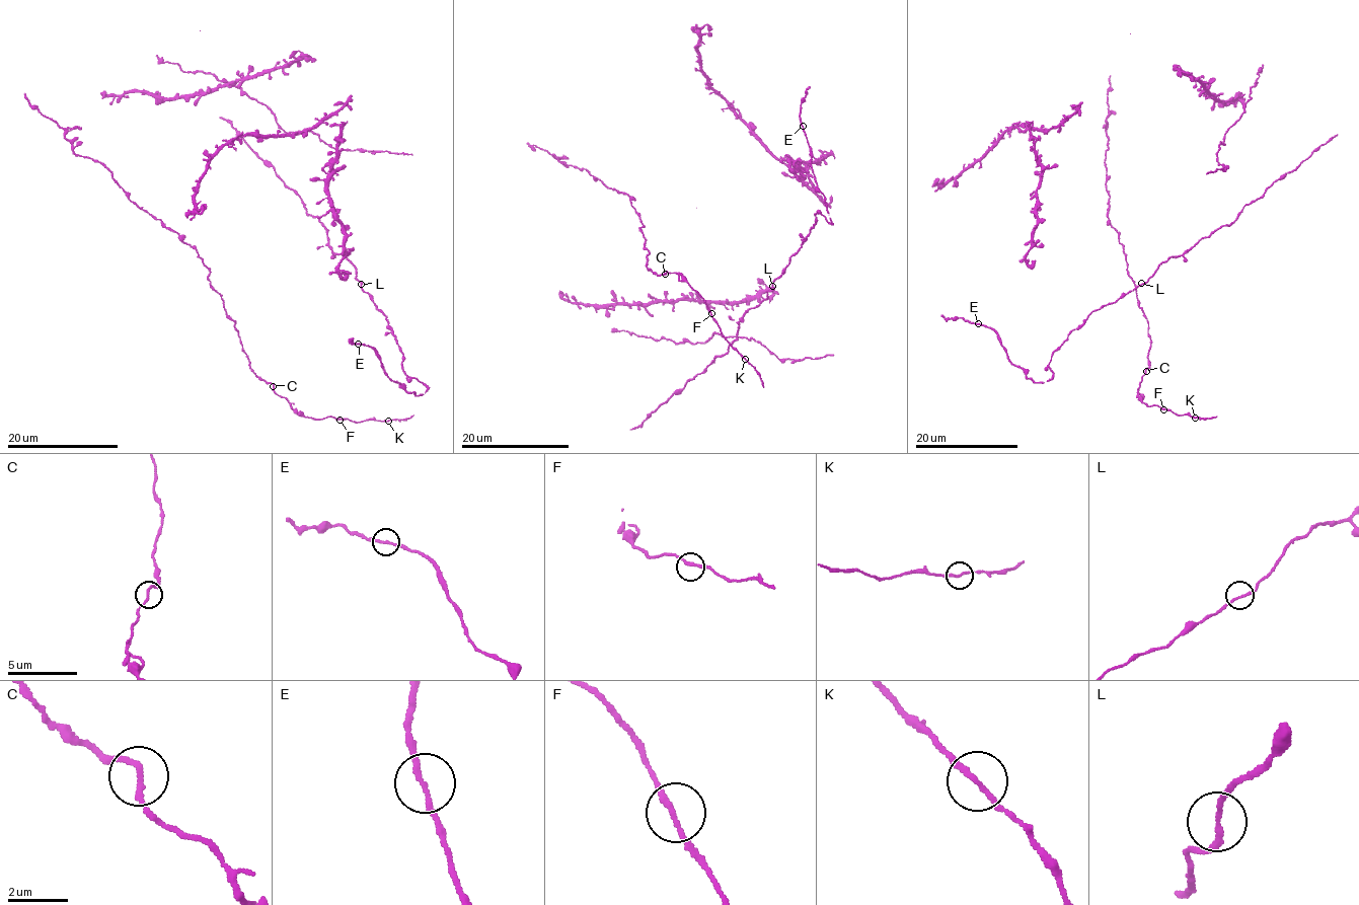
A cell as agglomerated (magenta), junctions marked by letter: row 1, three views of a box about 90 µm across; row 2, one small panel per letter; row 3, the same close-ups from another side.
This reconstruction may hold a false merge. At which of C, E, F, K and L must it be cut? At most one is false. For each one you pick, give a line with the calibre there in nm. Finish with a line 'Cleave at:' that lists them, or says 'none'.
Cleave at: none

